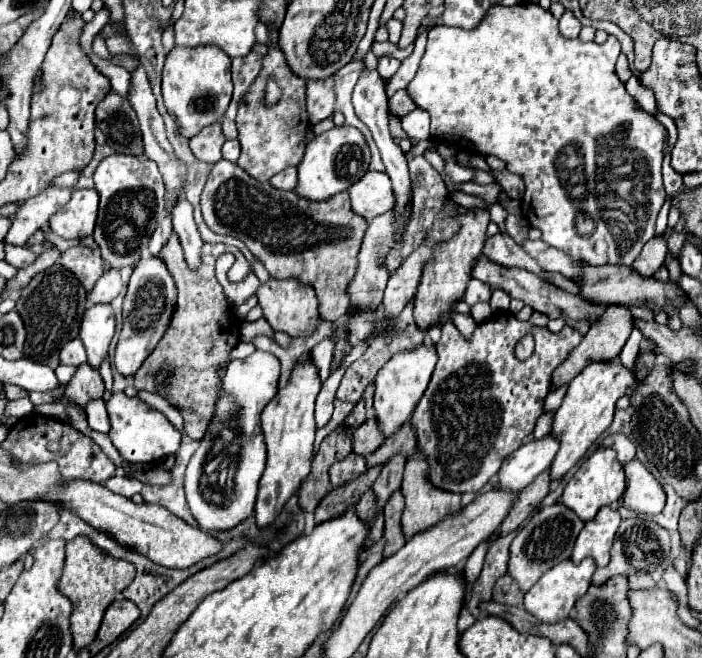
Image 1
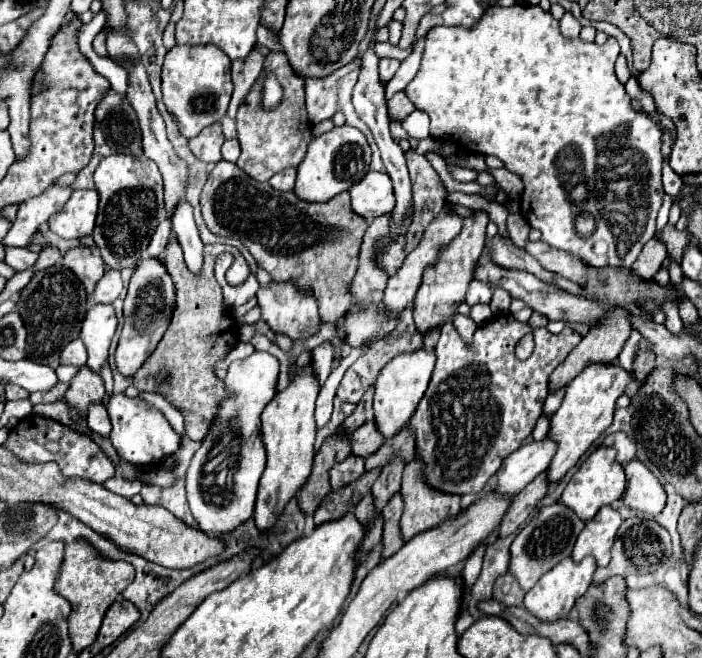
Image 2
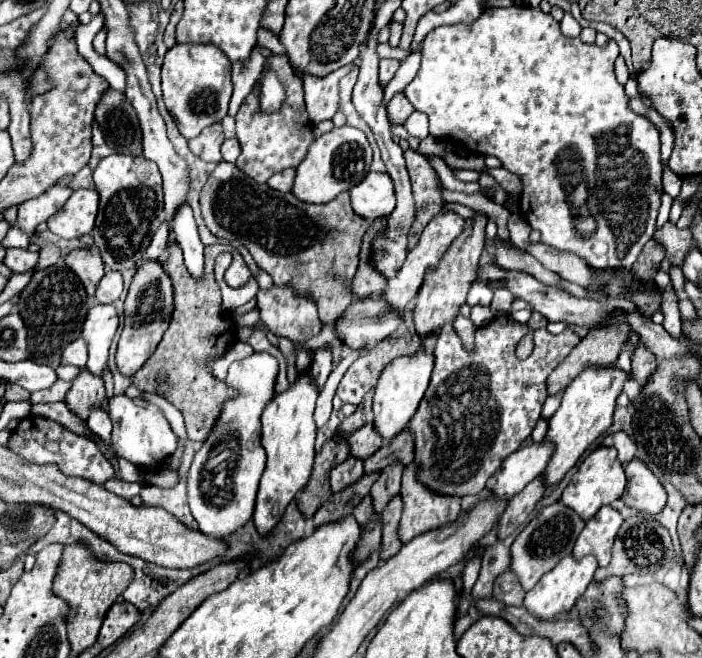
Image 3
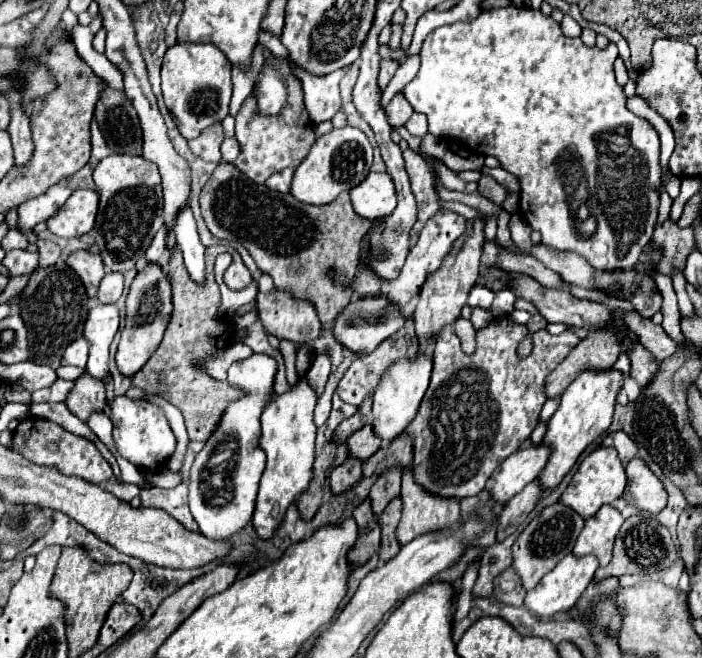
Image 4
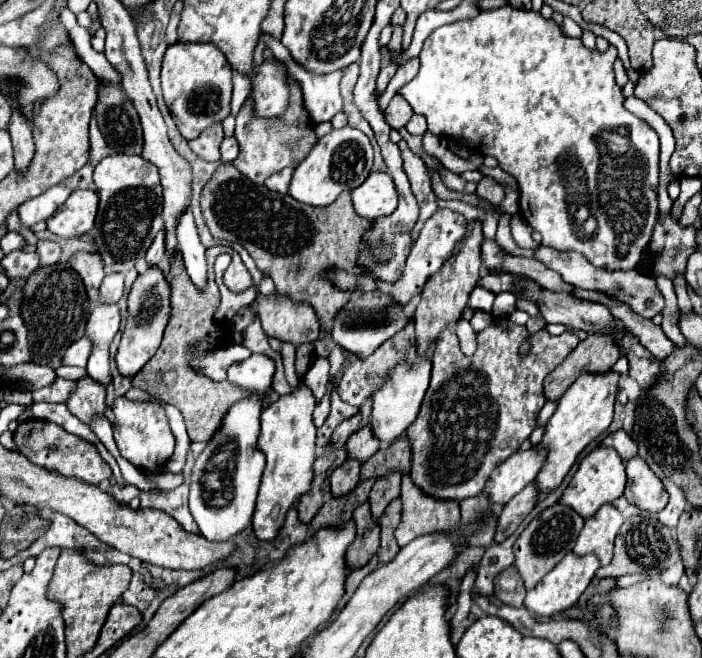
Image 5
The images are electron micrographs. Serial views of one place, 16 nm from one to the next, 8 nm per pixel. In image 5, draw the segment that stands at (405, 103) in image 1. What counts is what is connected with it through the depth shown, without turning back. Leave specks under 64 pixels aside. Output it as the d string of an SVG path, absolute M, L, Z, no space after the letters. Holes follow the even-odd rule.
M398 94L392 98L392 102L388 104L384 116L386 116L386 122L390 124L390 128L404 128L408 124L408 120L412 118L412 108L408 108L408 102L404 102L404 98L400 98Z

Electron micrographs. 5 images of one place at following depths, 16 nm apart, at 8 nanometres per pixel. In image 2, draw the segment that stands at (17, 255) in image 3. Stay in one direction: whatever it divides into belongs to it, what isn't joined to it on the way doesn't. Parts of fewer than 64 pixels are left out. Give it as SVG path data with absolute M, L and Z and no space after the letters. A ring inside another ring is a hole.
M6 248L6 258L4 262L14 268L16 272L22 272L22 270L28 270L30 266L34 266L38 260L38 254L36 252L30 252L28 248Z

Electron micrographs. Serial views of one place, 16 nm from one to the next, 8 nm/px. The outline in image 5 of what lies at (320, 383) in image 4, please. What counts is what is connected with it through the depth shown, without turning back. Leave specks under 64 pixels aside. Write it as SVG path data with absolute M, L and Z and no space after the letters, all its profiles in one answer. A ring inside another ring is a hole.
M316 358L316 362L312 364L312 368L308 370L308 374L304 376L304 384L312 390L316 404L320 404L320 400L326 394L326 384L328 384L328 370L330 364L326 358Z

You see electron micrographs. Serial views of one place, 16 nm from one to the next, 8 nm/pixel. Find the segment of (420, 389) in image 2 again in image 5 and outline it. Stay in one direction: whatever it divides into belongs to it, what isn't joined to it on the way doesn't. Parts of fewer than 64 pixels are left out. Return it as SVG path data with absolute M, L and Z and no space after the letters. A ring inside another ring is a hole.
M426 356L418 358L412 366L406 364L406 362L398 364L390 372L386 384L376 392L370 426L372 426L374 438L380 440L382 448L388 448L392 442L396 442L400 436L404 436L404 432L408 430L408 426L416 420L420 404L422 404L422 398L424 398L424 394L428 390L430 370L432 370L432 364L430 364L430 360Z

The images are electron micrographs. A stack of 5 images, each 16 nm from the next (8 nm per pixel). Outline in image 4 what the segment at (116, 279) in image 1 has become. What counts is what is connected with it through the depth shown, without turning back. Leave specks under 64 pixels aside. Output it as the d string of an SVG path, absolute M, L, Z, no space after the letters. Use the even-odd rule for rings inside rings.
M110 272L104 276L98 288L98 300L102 304L114 304L122 296L122 290L124 290L124 276L120 272Z

